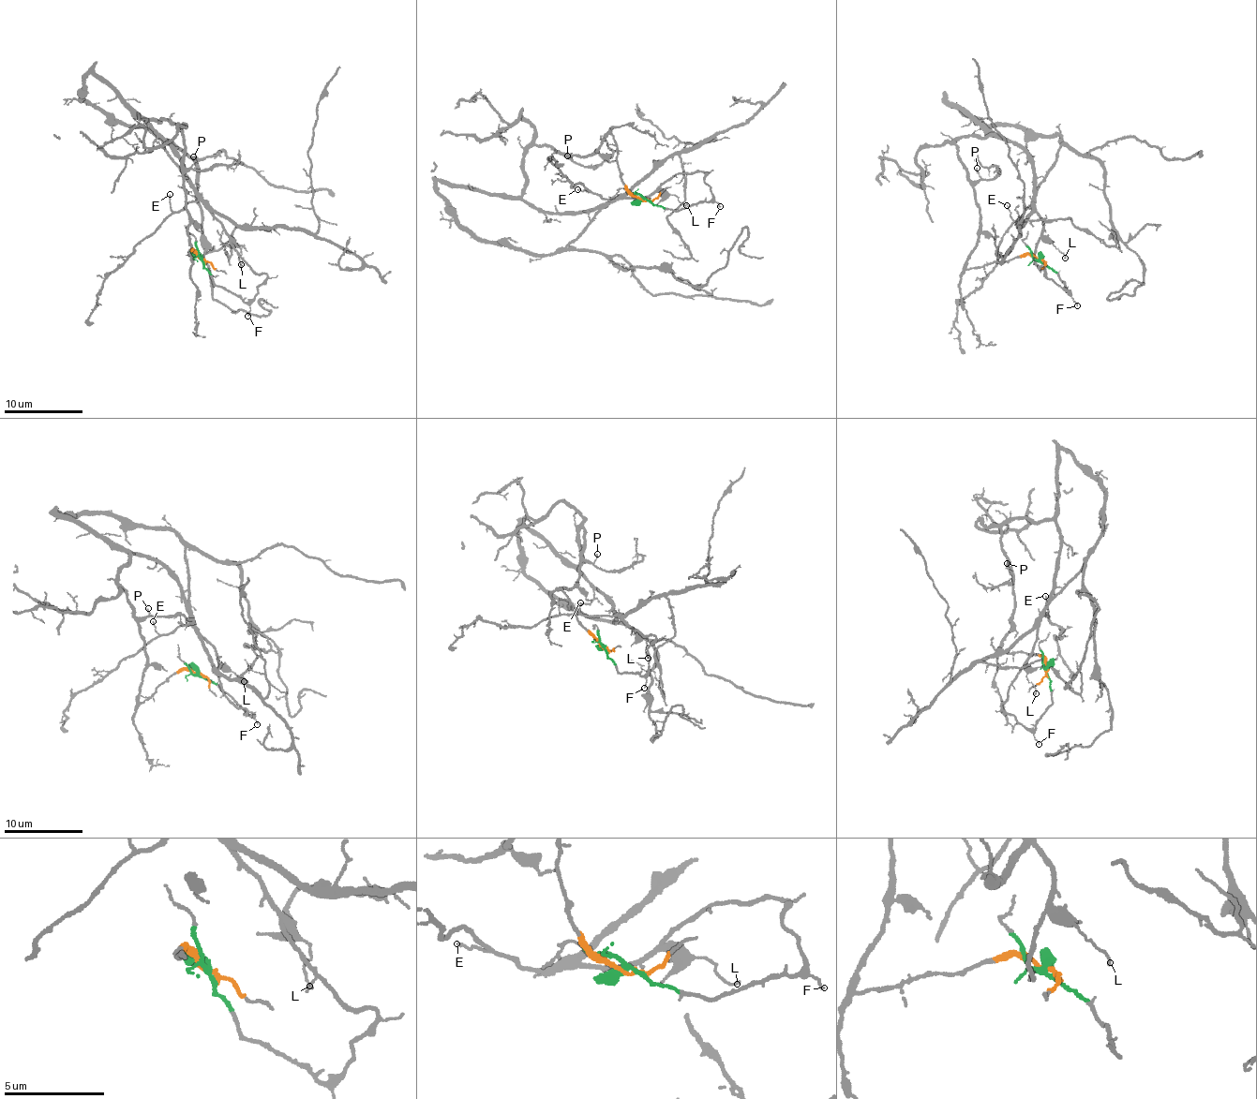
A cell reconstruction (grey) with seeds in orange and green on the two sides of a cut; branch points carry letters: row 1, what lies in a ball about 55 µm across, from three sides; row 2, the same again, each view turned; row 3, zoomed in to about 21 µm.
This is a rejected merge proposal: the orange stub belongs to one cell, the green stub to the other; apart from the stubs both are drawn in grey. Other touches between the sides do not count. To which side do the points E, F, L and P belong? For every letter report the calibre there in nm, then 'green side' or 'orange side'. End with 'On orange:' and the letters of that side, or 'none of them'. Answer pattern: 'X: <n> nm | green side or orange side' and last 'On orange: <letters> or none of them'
E: 110 nm | orange side
F: 110 nm | green side
L: 120 nm | green side
P: 130 nm | orange side
On orange: E, P

